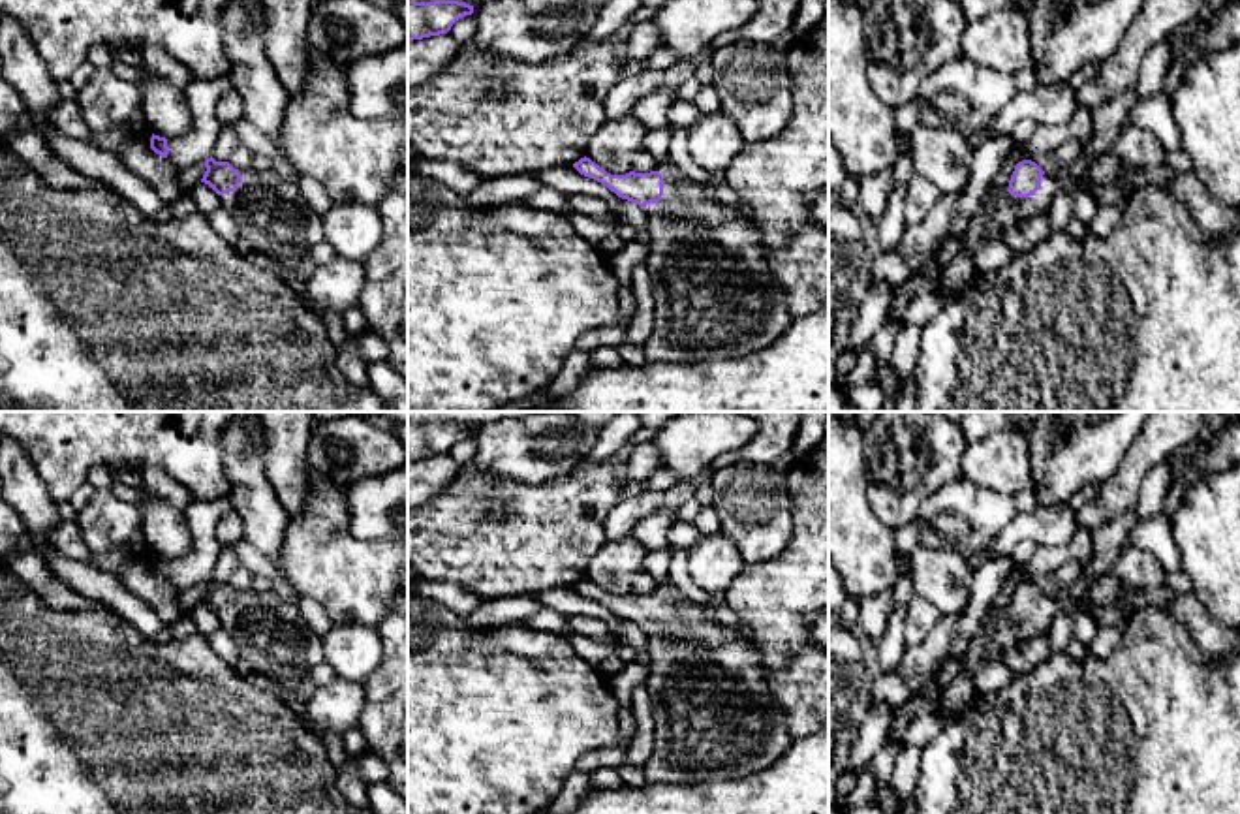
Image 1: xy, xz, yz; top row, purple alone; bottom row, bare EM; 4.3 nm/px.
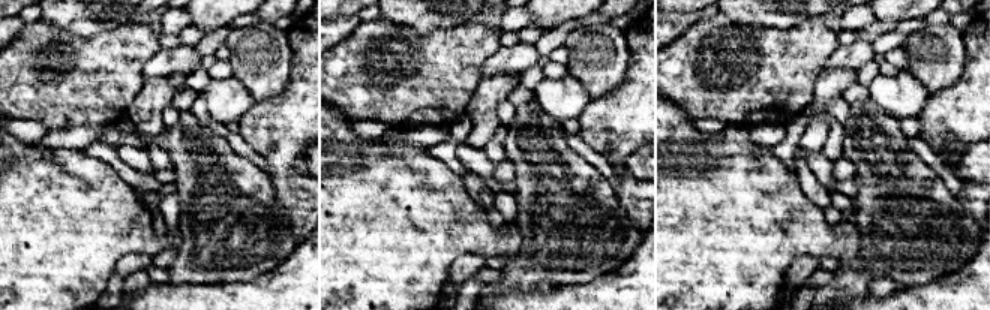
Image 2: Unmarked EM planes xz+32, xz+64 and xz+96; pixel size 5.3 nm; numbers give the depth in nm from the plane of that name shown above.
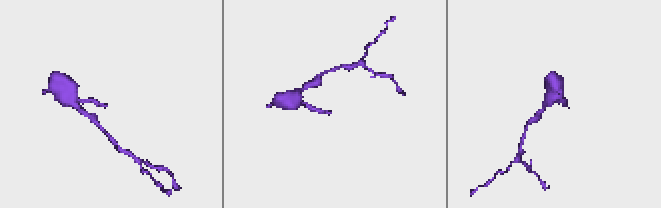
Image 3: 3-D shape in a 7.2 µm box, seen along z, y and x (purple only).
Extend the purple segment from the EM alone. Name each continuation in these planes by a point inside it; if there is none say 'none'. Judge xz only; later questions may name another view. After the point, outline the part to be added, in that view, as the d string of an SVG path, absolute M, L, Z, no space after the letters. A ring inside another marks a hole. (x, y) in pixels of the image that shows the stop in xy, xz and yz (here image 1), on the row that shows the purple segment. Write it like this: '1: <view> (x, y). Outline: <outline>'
1: xz (714, 296). Outline: M658 164L654 171L663 177L663 196L643 209L650 222L646 267L654 288L654 329L643 344L644 359L738 359L770 346L795 318L767 263L759 231L673 164Z

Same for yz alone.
1: yz (1105, 170). Outline: M1101 154L1093 160L1092 167L1080 180L1062 180L1058 177L1043 175L1039 190L1030 197L1016 197L1007 192L1001 194L1001 201L996 209L996 220L1026 220L1035 214L1048 212L1050 201L1062 192L1073 192L1075 196L1088 190L1095 192L1099 186L1118 184L1133 167L1125 165L1110 154Z

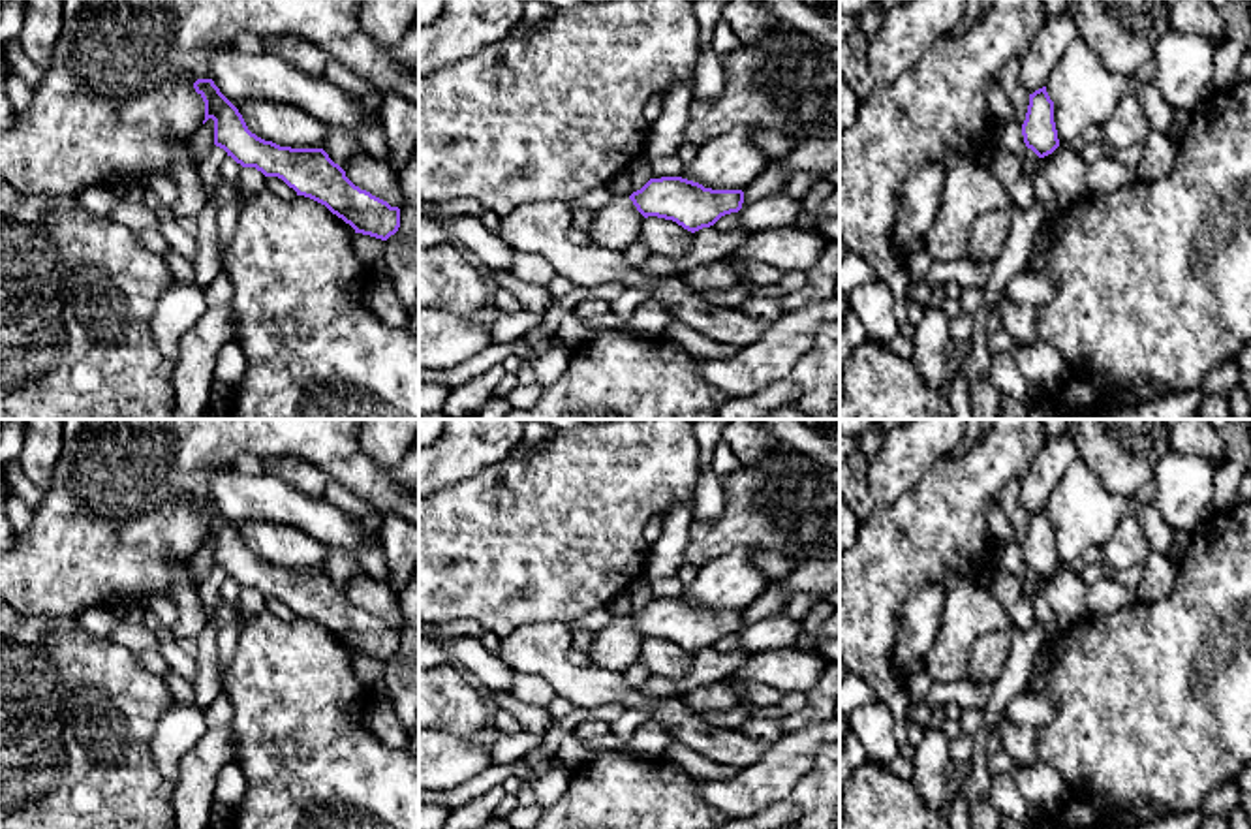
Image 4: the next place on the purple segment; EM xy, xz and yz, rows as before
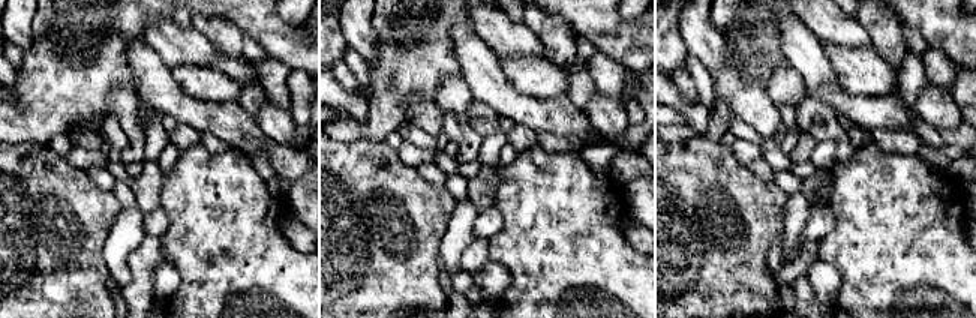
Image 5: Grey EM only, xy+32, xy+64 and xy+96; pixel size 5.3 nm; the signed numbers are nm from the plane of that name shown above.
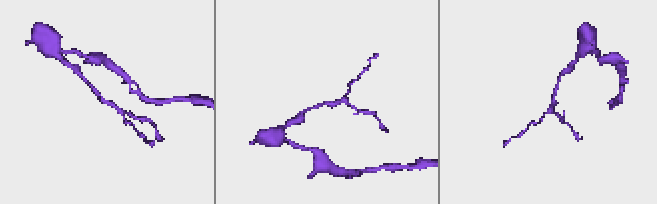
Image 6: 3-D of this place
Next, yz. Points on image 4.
none

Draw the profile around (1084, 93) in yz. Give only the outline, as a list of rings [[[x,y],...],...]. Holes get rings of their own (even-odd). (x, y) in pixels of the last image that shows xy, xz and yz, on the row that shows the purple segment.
[[[1074,39],[1044,85],[1054,102],[1054,122],[1059,143],[1074,141],[1089,126],[1103,126],[1123,98],[1136,96],[1138,88],[1155,77],[1155,70],[1157,66],[1151,58],[1131,75],[1112,73],[1088,43]]]

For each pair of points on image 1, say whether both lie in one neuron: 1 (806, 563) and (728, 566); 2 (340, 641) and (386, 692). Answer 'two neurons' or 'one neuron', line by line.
1: two neurons
2: two neurons

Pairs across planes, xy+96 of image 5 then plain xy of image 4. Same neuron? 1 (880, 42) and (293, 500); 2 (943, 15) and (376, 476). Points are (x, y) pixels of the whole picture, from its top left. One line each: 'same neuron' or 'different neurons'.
1: different neurons
2: same neuron

